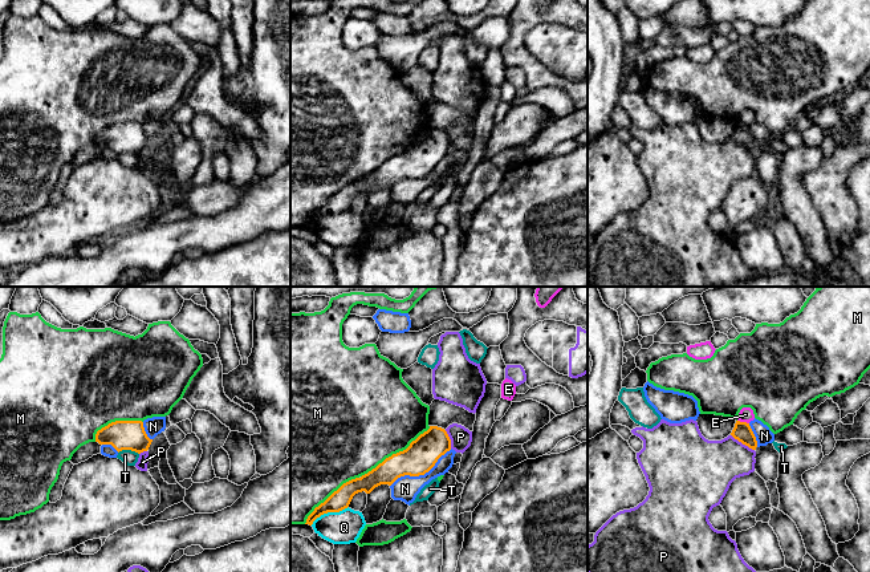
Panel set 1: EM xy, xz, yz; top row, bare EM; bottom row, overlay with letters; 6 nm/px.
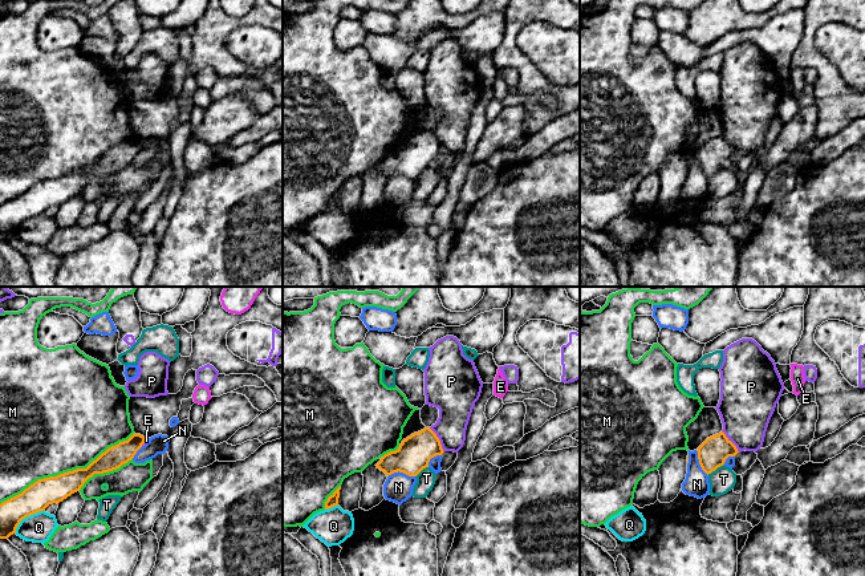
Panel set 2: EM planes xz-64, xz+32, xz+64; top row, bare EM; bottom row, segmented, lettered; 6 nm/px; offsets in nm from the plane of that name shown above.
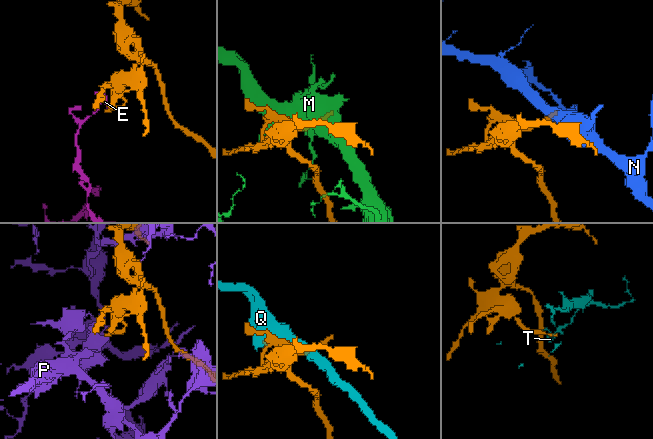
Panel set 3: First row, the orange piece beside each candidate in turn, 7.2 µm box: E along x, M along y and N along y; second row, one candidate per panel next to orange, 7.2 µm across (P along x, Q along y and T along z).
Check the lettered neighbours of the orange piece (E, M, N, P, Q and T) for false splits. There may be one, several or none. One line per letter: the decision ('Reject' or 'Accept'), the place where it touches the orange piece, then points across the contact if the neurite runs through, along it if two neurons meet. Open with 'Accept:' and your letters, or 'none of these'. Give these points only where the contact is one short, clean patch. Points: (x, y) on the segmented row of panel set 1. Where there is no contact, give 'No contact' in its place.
Accept: none of these
E: Reject. Touches orange at yz (743, 422). Boundary: yz (738, 420), (748, 424)
M: Reject. Touches orange at xz (397, 453)
N: Reject. Touches orange at xz (421, 474). Boundary: xz (451, 449), (423, 474), (401, 475), (390, 486)
P: Reject. Touches orange at yz (743, 443)
Q: Reject. Touches orange at xz (329, 511)
T: Reject. Touches orange at xy (129, 449). Boundary: xy (118, 451), (134, 450), (138, 454)

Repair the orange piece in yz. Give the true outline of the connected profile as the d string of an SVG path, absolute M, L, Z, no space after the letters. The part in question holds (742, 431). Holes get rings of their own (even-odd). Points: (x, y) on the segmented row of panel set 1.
M736 421L731 435L739 442L741 442L743 445L748 446L749 449L756 450L757 441L749 423Z

